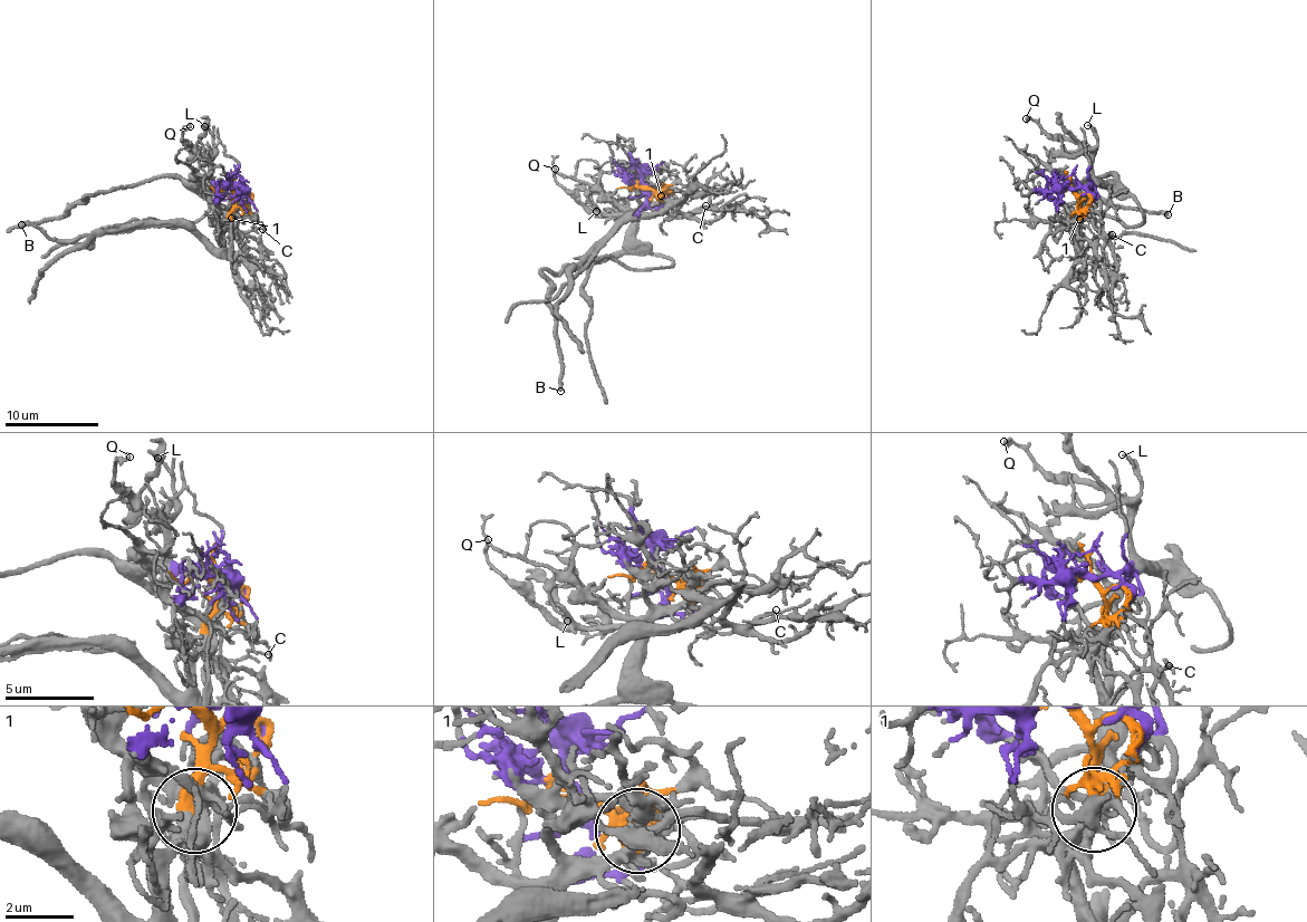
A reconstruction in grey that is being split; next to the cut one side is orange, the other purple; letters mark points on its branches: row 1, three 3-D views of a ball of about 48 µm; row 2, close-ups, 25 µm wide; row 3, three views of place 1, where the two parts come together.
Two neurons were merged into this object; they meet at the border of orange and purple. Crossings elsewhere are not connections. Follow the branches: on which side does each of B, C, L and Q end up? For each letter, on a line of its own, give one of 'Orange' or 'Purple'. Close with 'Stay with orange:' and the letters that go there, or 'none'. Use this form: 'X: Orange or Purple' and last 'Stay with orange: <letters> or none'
B: Purple
C: Orange
L: Purple
Q: Purple
Stay with orange: C

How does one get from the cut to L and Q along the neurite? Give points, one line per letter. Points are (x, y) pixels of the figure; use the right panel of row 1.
L: (1069, 185), (1087, 188), (1092, 179), (1097, 136), (1086, 124)
Q: (1069, 185), (1089, 186), (1092, 170), (1080, 149), (1068, 140), (1055, 138), (1034, 121), (1026, 118)

